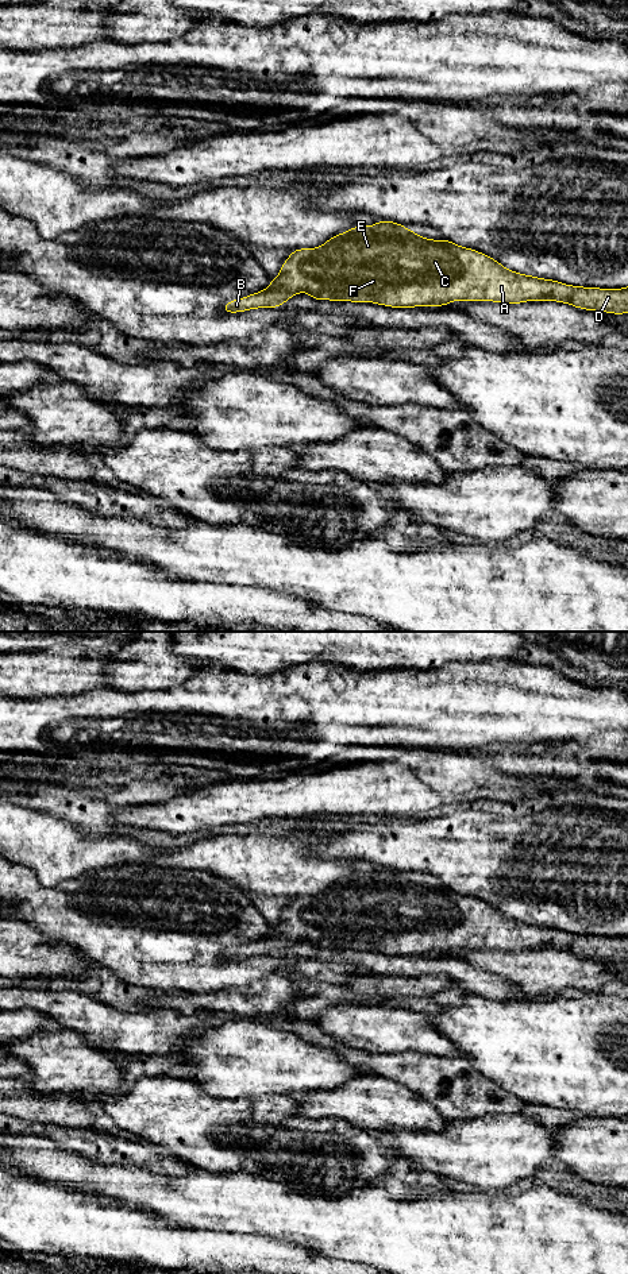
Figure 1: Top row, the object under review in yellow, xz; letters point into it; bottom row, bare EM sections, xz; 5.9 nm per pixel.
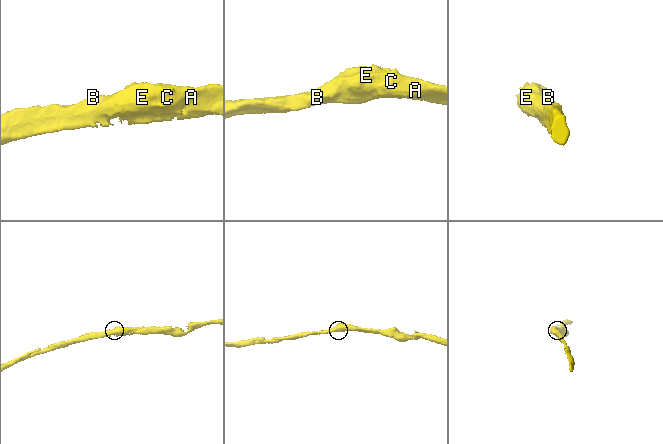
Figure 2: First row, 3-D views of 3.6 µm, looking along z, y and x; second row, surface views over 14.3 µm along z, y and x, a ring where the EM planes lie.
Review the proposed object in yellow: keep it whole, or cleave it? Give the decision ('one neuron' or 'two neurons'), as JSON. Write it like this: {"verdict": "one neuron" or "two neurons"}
{"verdict": "one neuron"}

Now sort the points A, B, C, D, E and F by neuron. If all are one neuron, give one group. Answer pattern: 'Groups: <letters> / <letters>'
Groups: A B C D E F

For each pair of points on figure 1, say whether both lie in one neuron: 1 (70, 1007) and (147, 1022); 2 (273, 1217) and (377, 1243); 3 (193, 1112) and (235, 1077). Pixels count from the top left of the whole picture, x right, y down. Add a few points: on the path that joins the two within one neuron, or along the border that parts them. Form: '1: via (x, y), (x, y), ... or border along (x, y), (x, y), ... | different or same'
1: via (89, 1018), (96, 1022), (128, 1022) | same
2: via (299, 1217), (319, 1224), (351, 1227) | same
3: border along (188, 1078), (211, 1095), (245, 1099) | different

